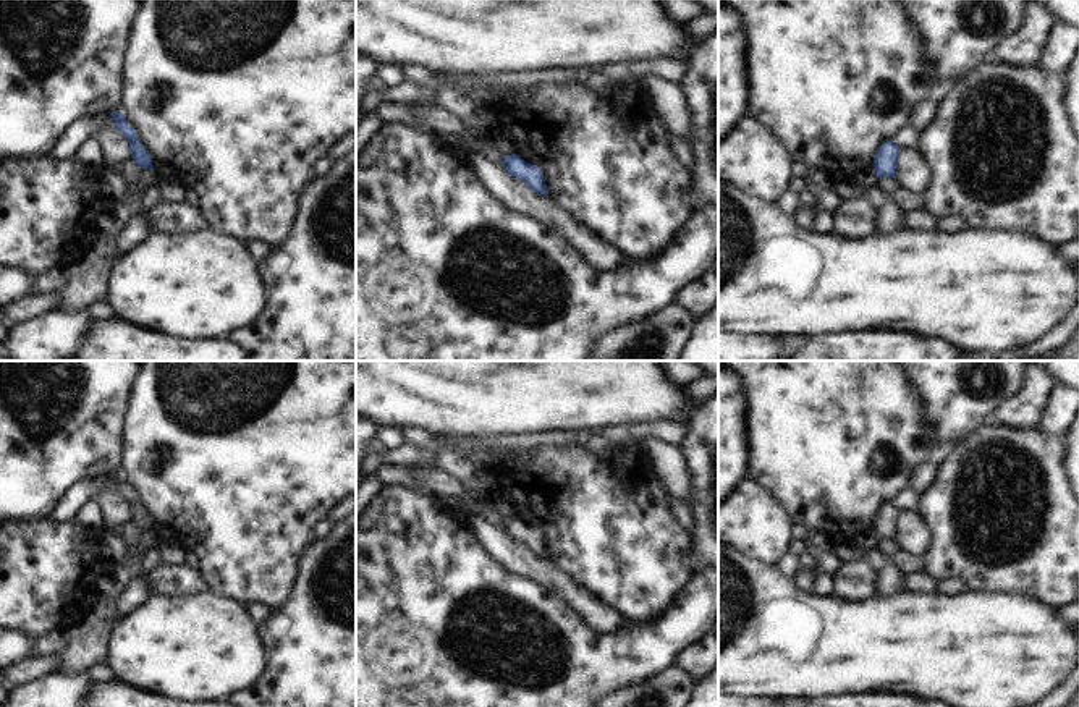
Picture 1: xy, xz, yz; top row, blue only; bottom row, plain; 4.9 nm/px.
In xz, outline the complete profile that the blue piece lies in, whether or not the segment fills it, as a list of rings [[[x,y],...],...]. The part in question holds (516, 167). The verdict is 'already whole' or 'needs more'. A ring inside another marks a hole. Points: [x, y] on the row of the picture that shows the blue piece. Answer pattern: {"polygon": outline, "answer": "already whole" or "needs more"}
{"polygon": [[[511,154],[503,155],[503,168],[510,176],[526,183],[527,188],[532,189],[535,194],[548,199],[544,173],[539,167],[526,162],[516,154]]], "answer": "already whole"}

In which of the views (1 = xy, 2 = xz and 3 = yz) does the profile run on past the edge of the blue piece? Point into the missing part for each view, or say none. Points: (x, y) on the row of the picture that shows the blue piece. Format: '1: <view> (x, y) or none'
1: none
2: none
3: none

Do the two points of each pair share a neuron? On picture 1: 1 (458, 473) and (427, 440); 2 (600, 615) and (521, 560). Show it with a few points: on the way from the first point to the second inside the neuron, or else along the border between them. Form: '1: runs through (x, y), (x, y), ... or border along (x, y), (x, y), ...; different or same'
1: runs through (452, 465), (435, 448); same
2: runs through (581, 602), (541, 571); same

